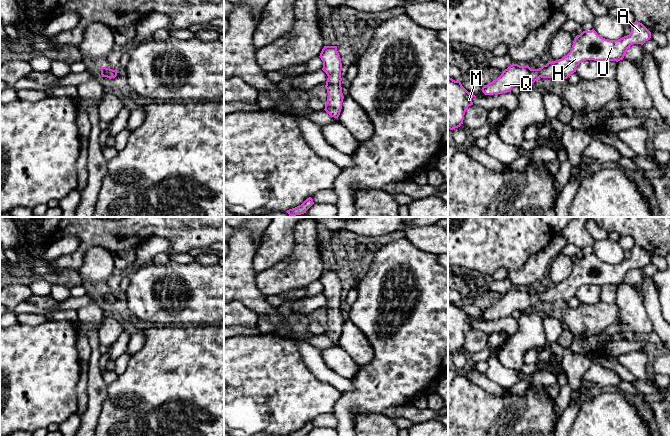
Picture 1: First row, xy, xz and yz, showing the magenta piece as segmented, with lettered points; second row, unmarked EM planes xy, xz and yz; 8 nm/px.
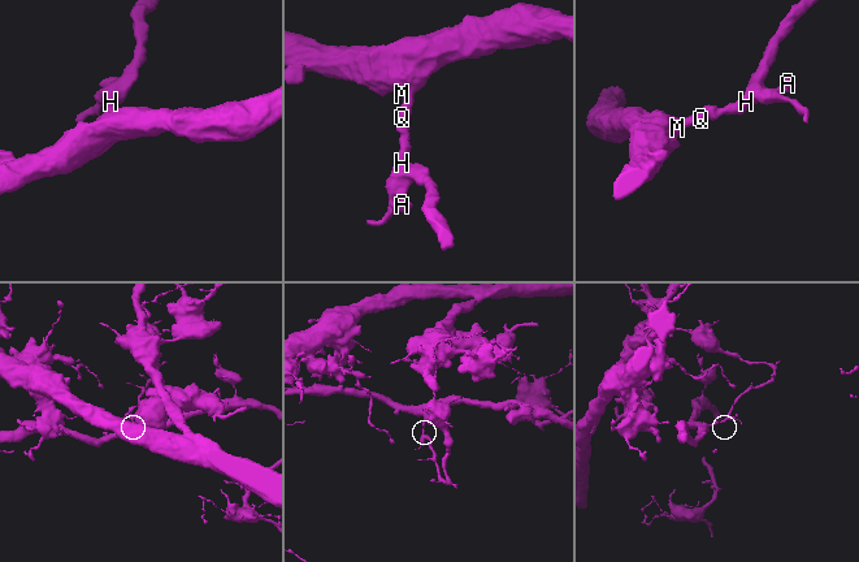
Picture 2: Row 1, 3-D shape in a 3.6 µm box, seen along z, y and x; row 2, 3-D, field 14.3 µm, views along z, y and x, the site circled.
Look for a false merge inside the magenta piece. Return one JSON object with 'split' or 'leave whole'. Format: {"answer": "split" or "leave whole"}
{"answer": "leave whole"}

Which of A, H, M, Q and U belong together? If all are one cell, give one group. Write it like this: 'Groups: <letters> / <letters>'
Groups: A H M Q U

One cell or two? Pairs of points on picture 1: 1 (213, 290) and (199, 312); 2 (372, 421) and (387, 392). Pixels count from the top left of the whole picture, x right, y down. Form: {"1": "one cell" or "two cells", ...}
{"1": "one cell", "2": "two cells"}

